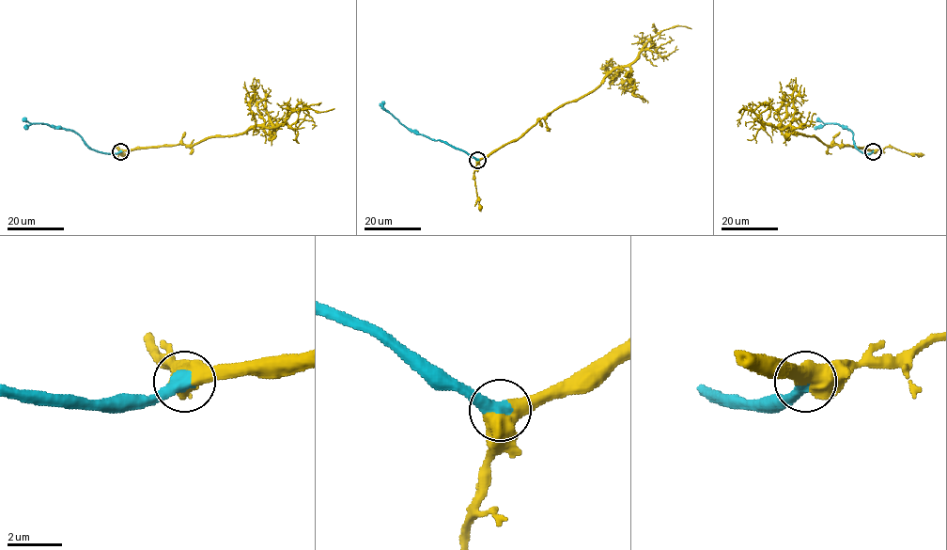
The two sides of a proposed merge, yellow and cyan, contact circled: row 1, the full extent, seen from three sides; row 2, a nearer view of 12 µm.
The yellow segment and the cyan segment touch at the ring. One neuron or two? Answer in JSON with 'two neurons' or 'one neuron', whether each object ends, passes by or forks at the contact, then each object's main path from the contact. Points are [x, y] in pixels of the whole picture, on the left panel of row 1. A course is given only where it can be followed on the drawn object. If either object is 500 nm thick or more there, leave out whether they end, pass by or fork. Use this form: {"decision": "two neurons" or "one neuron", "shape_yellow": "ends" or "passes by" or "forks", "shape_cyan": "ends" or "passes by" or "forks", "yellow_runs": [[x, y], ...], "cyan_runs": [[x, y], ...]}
{"decision": "one neuron", "yellow_runs": [[120, 151], [194, 145], [209, 137], [244, 133], [256, 126], [276, 127], [291, 113], [305, 108], [333, 108]], "cyan_runs": [[120, 151], [98, 151], [75, 133], [43, 123], [31, 123], [25, 129]]}

